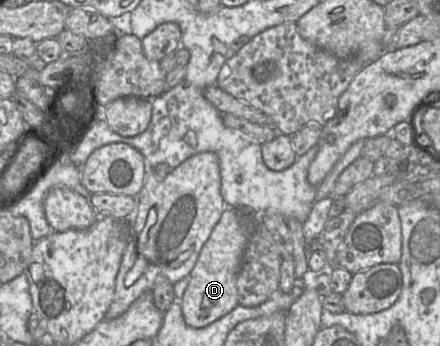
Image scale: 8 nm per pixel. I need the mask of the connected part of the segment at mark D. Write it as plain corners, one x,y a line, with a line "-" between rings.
226,207
204,243
197,261
189,274
189,284
180,299
185,323
192,328
204,328
229,313
237,301
237,276
243,254
256,221
262,213

